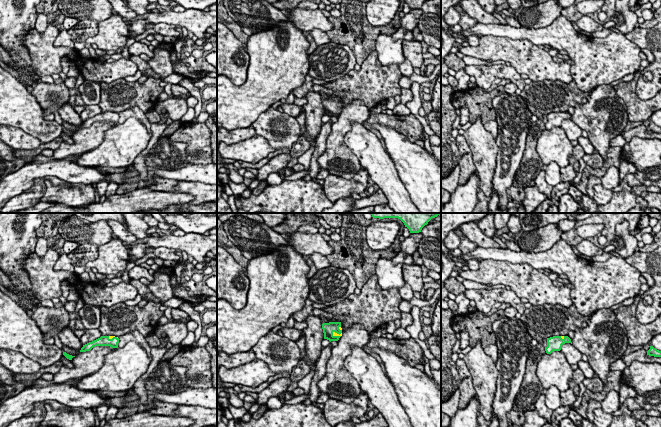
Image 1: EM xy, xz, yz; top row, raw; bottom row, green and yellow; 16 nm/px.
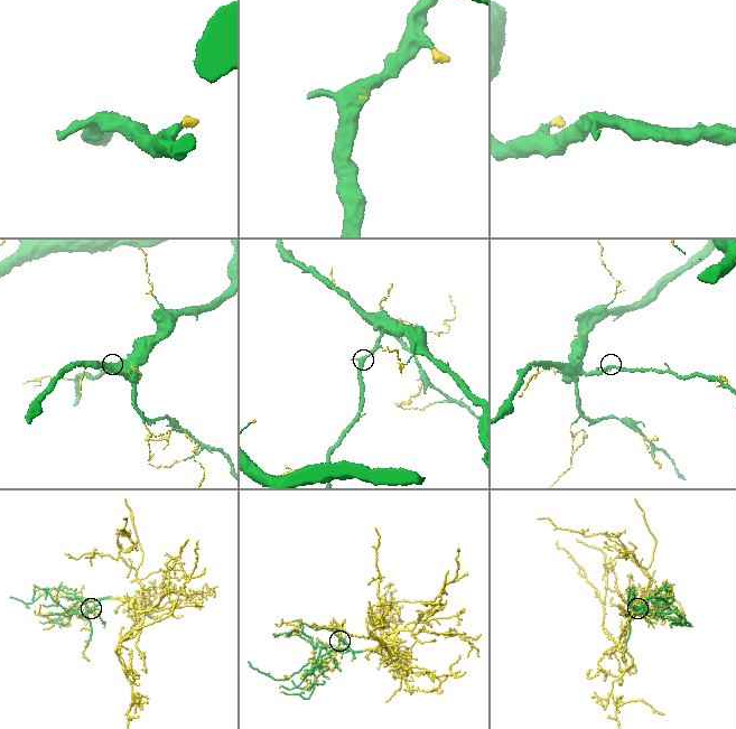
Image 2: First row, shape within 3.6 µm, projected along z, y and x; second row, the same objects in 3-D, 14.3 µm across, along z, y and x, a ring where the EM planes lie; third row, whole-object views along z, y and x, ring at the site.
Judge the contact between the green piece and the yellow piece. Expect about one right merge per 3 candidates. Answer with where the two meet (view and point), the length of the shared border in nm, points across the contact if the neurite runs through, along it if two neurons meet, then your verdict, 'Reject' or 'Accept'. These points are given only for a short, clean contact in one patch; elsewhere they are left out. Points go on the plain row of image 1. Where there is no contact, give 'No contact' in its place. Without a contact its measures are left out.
Touches green at xz (336, 112). Shared border 170 nm. Accept

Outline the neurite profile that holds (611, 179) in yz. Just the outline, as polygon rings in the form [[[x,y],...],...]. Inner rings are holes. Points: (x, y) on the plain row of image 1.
[[[611,166],[601,177],[602,186],[606,189],[612,190],[620,184],[619,169],[615,166]]]

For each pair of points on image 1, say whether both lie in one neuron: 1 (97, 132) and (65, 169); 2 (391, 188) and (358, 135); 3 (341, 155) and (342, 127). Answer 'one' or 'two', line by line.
1: two
2: one
3: one

